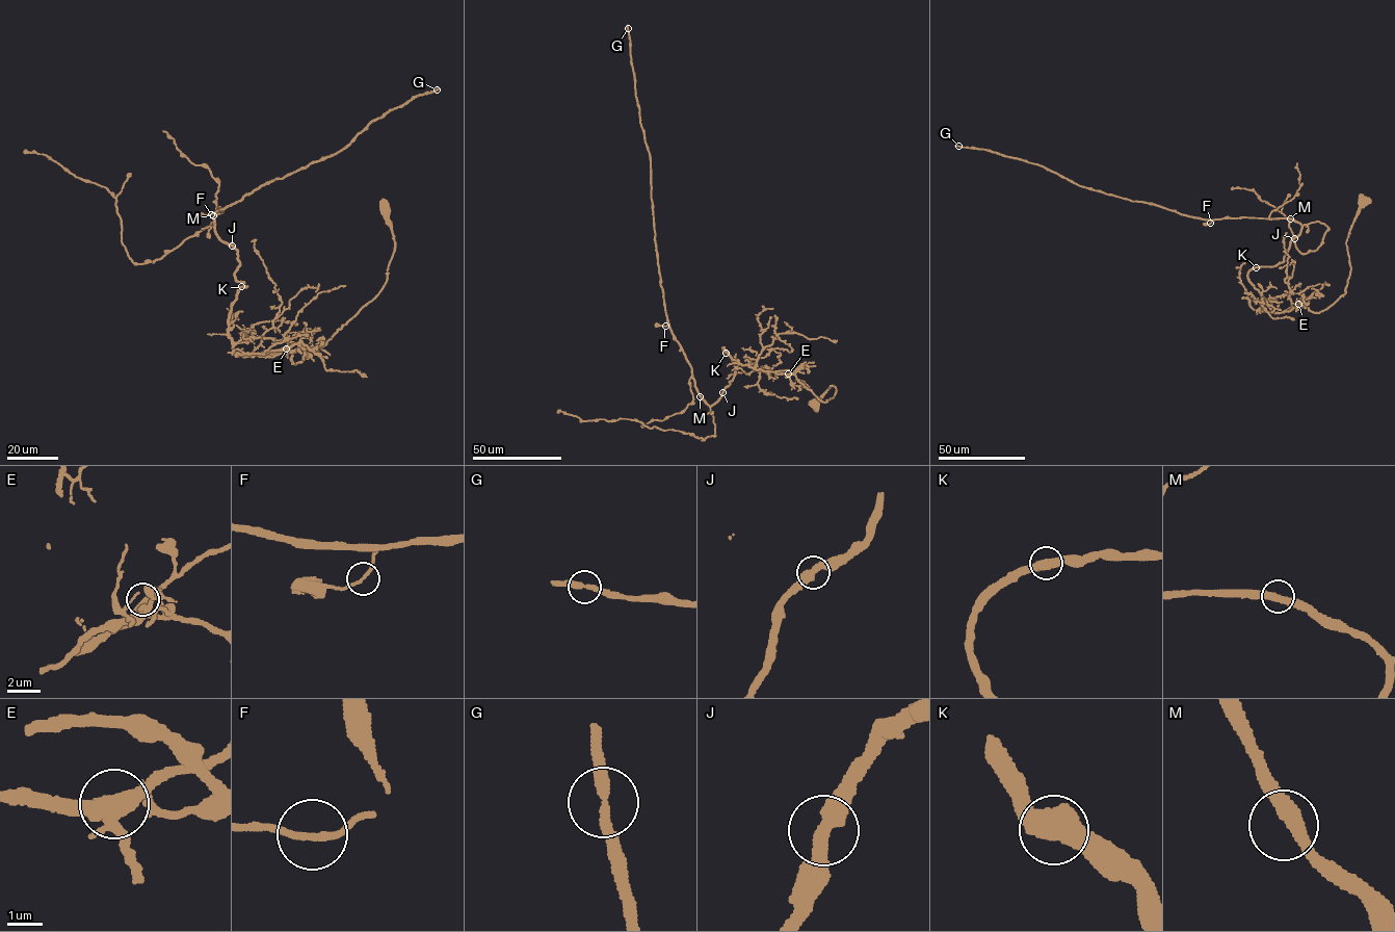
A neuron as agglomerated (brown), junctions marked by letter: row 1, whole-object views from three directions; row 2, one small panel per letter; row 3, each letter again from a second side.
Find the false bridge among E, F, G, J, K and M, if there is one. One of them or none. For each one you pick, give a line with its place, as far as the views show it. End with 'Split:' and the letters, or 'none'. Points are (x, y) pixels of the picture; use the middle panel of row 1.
Split: none

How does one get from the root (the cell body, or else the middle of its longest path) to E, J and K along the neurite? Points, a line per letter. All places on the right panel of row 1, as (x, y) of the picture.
E: (1290, 218), (1301, 226), (1301, 230), (1290, 241), (1283, 261), (1254, 267), (1247, 278), (1275, 312), (1298, 304)
J: (1290, 218), (1301, 226), (1299, 234), (1293, 238)
K: (1290, 218), (1301, 226), (1301, 230), (1290, 241), (1283, 261), (1272, 266), (1255, 267)

